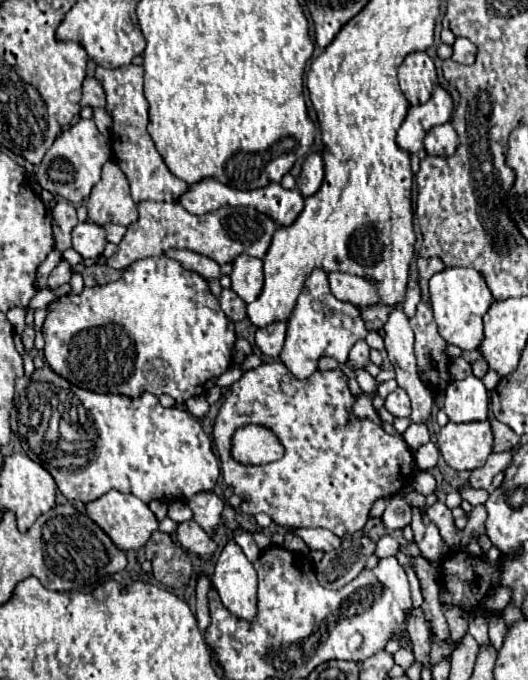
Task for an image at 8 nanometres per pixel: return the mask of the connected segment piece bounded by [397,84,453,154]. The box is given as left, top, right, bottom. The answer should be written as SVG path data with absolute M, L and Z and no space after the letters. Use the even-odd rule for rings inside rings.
M437 84L433 96L423 106L411 106L401 128L397 130L397 144L407 152L419 152L423 148L423 136L433 126L445 124L453 114L453 98L451 94Z

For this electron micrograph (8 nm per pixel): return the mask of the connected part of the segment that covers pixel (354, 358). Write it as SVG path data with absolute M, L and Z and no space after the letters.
M359 340L355 343L353 348L351 348L351 354L349 354L349 360L347 364L351 368L365 368L370 362L370 347L367 346L365 340Z

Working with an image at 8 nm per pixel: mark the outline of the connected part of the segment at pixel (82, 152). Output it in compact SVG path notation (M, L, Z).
M79 120L75 126L71 126L53 146L47 150L37 178L41 188L49 190L55 196L63 196L73 204L81 204L89 198L91 188L99 182L101 178L101 166L111 158L111 146L109 142L101 136L93 120Z

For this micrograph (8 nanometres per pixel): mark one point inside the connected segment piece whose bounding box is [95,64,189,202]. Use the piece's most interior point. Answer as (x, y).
(150, 179)

